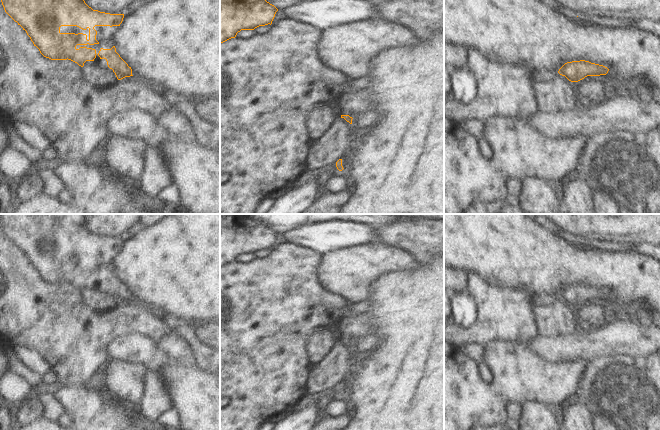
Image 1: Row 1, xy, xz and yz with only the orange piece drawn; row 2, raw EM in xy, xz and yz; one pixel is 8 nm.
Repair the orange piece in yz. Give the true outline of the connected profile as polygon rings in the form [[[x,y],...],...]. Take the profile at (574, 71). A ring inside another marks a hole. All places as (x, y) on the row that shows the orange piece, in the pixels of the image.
[[[580,60],[565,63],[558,71],[571,82],[578,82],[587,76],[606,75],[609,69],[603,65]]]

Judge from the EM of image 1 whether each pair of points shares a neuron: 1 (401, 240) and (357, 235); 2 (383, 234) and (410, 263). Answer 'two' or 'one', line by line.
1: two
2: two

